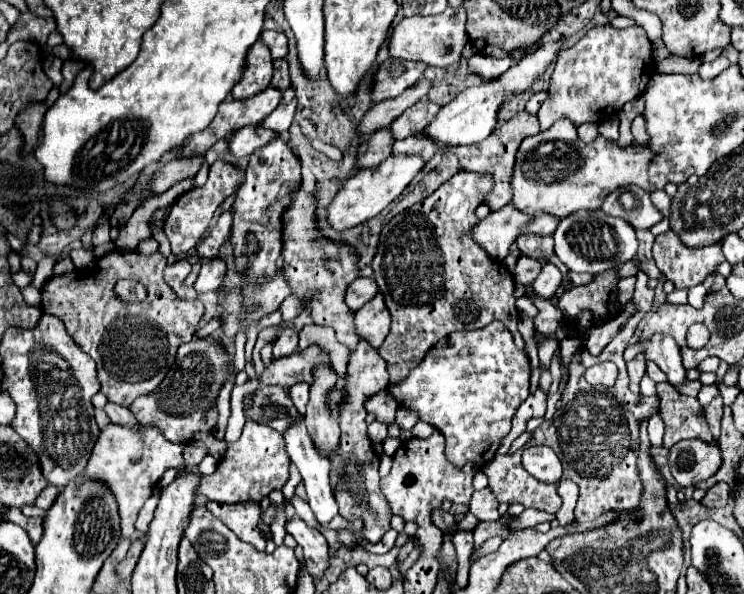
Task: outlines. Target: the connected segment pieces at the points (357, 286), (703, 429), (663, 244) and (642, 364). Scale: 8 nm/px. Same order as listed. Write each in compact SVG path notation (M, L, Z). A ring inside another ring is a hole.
M358 277L346 289L346 305L352 311L358 311L364 303L374 299L376 293L378 293L378 287L376 287L376 281L372 277Z
M656 383L660 397L660 415L666 423L664 447L672 447L684 439L702 439L712 443L712 433L704 423L704 409L696 397L680 395L670 383Z
M668 231L656 237L654 261L676 289L688 289L700 285L710 273L714 273L716 265L724 261L724 255L720 243L704 249L690 249L680 243L674 231Z
M636 355L636 359L628 361L628 373L630 373L630 381L640 383L640 379L646 373L646 359L644 359L644 355Z

